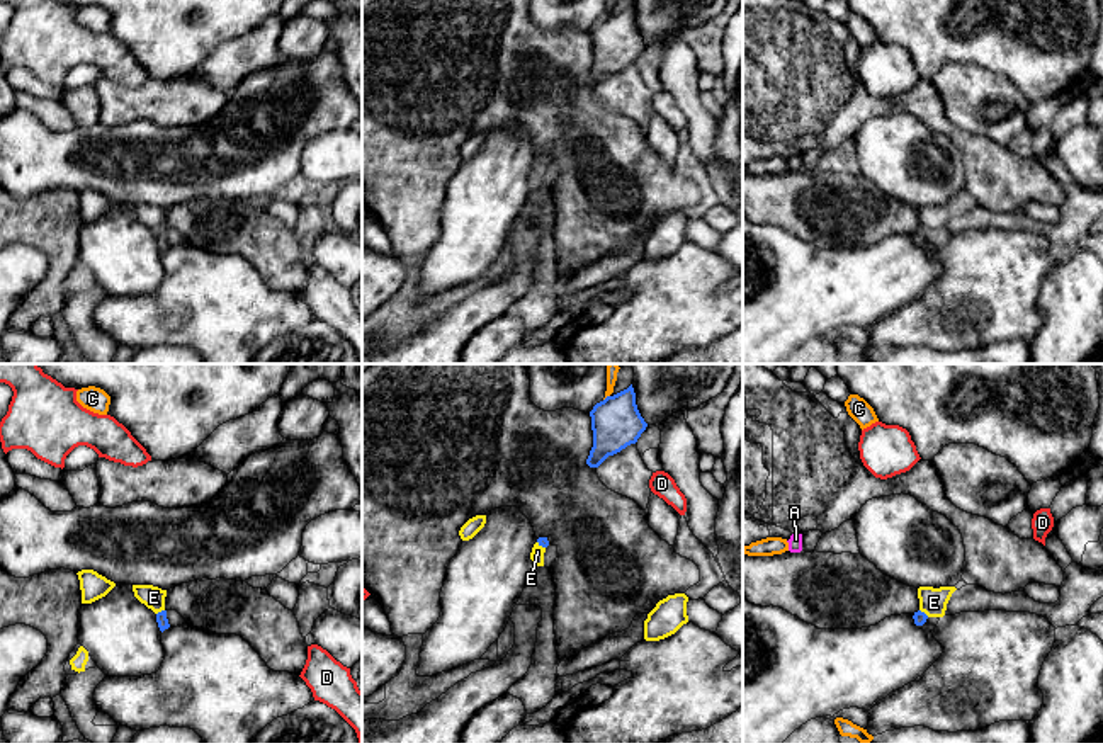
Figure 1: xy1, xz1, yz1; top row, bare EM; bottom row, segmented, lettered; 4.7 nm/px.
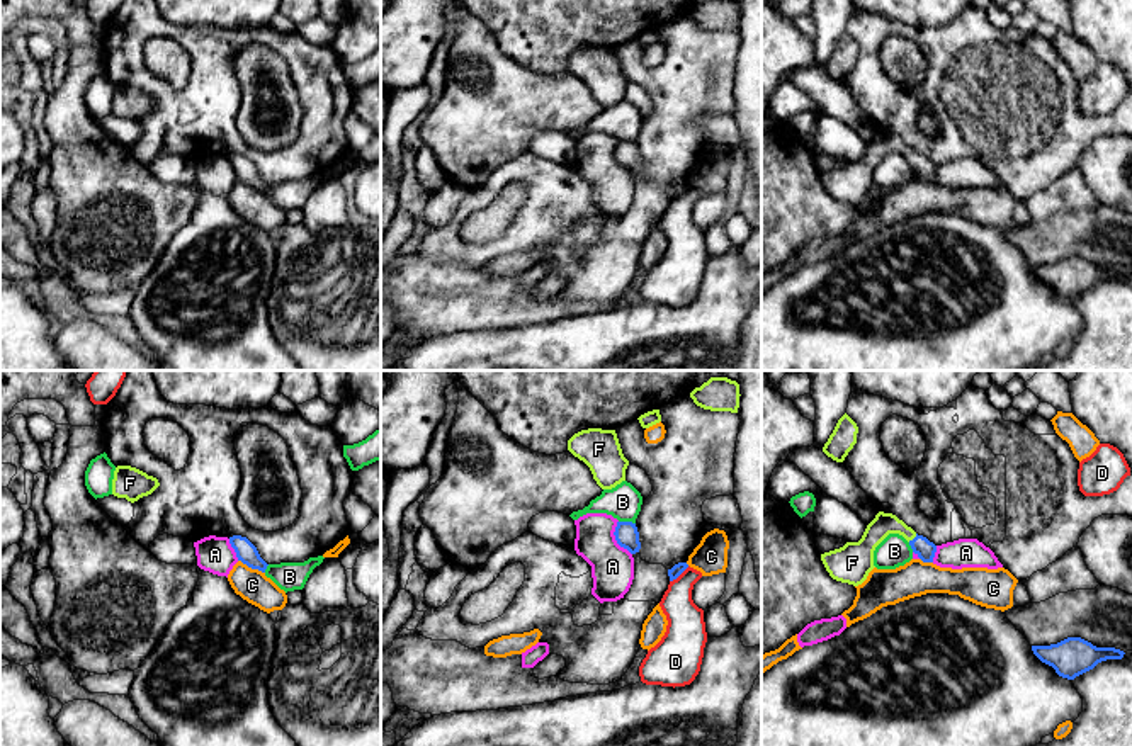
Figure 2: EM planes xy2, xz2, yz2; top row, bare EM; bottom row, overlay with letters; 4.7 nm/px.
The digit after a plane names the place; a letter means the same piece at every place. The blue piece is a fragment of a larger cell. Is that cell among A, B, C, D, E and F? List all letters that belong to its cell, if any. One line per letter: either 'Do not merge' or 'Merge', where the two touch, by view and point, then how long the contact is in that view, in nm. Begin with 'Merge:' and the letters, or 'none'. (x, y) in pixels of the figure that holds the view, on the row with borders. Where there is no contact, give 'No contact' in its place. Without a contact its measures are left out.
Merge: F
A: Do not merge. Touches blue at xz2 (616, 539). Shared border 180 nm
B: Do not merge. Touches blue at xz2 (628, 522). Shared border 80 nm
C: Do not merge. Touches blue at xy2 (252, 568). Shared border 140 nm
D: Do not merge. Touches blue at xz2 (679, 575). Shared border 120 nm
E: Do not merge. Touches blue at xy1 (162, 611). Shared border 50 nm
F: Merge. Touches blue at yz2 (913, 539). Shared border 60 nm

